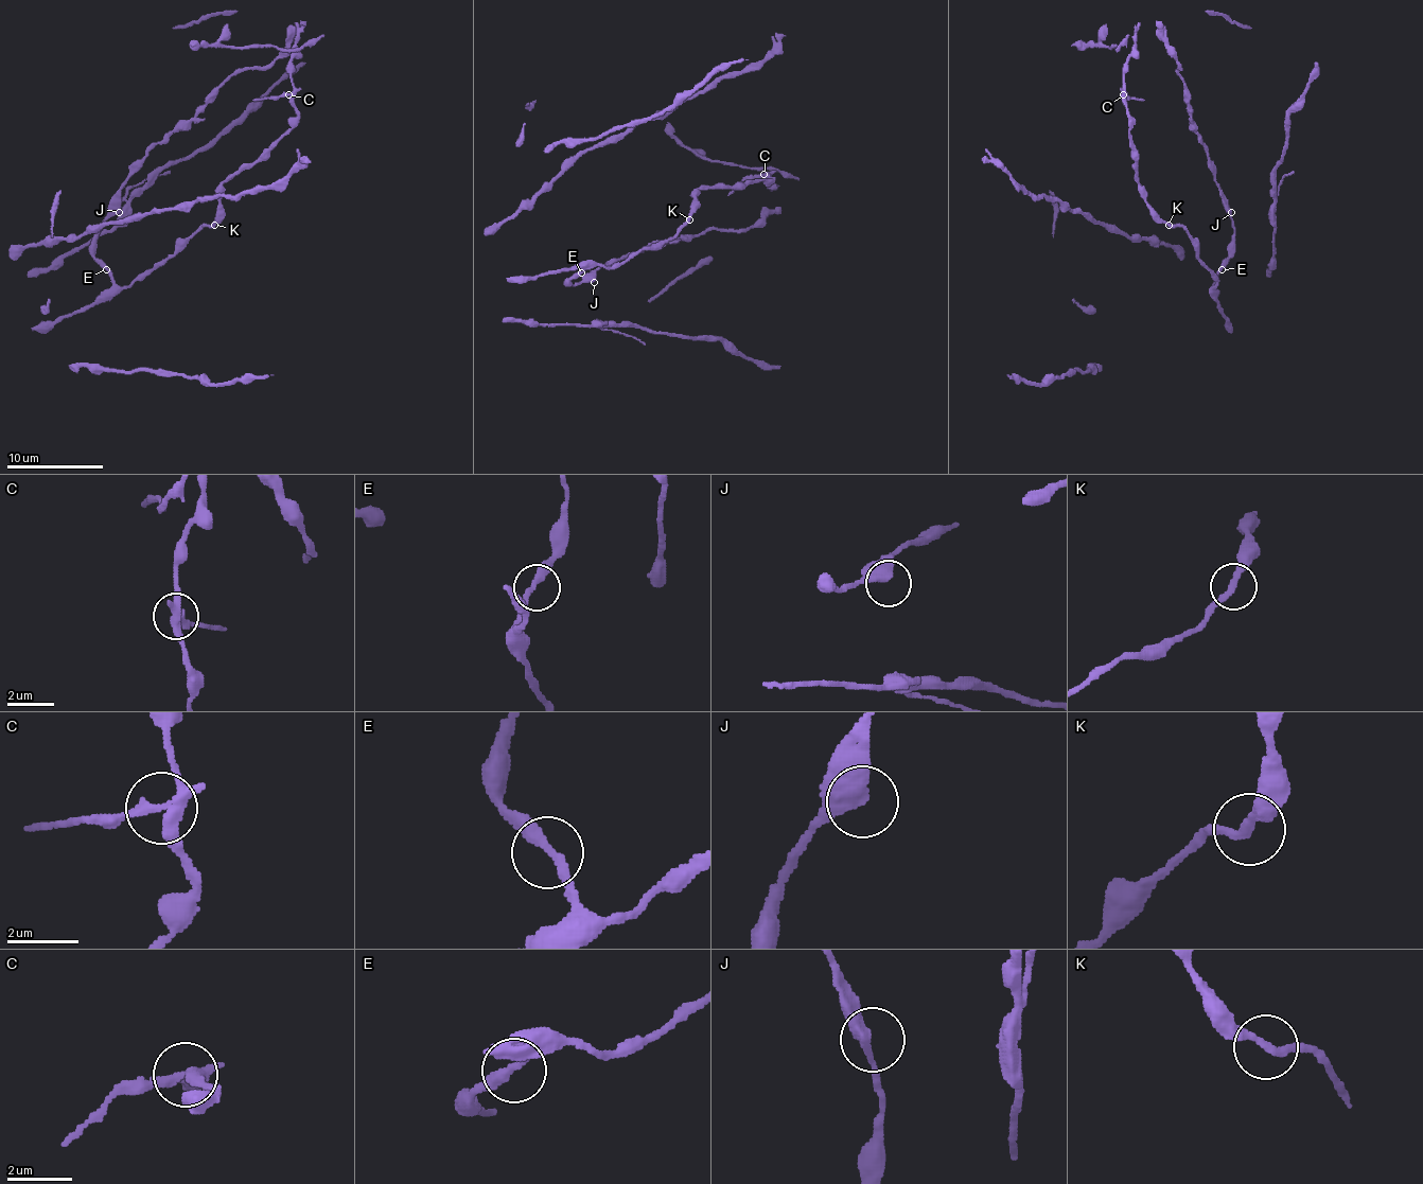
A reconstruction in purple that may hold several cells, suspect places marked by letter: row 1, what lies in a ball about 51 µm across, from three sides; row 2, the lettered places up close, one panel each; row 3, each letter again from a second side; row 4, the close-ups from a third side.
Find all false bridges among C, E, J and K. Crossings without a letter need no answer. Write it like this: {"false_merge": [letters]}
{"false_merge": []}

